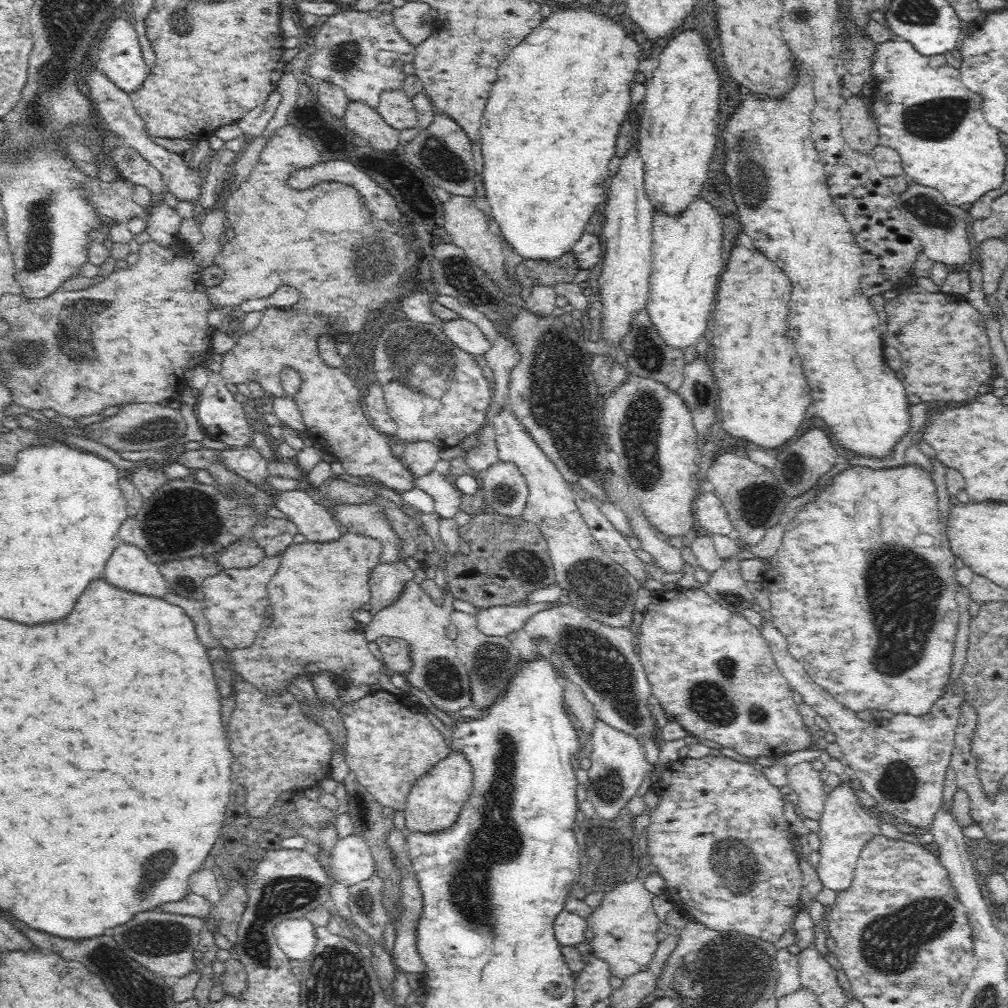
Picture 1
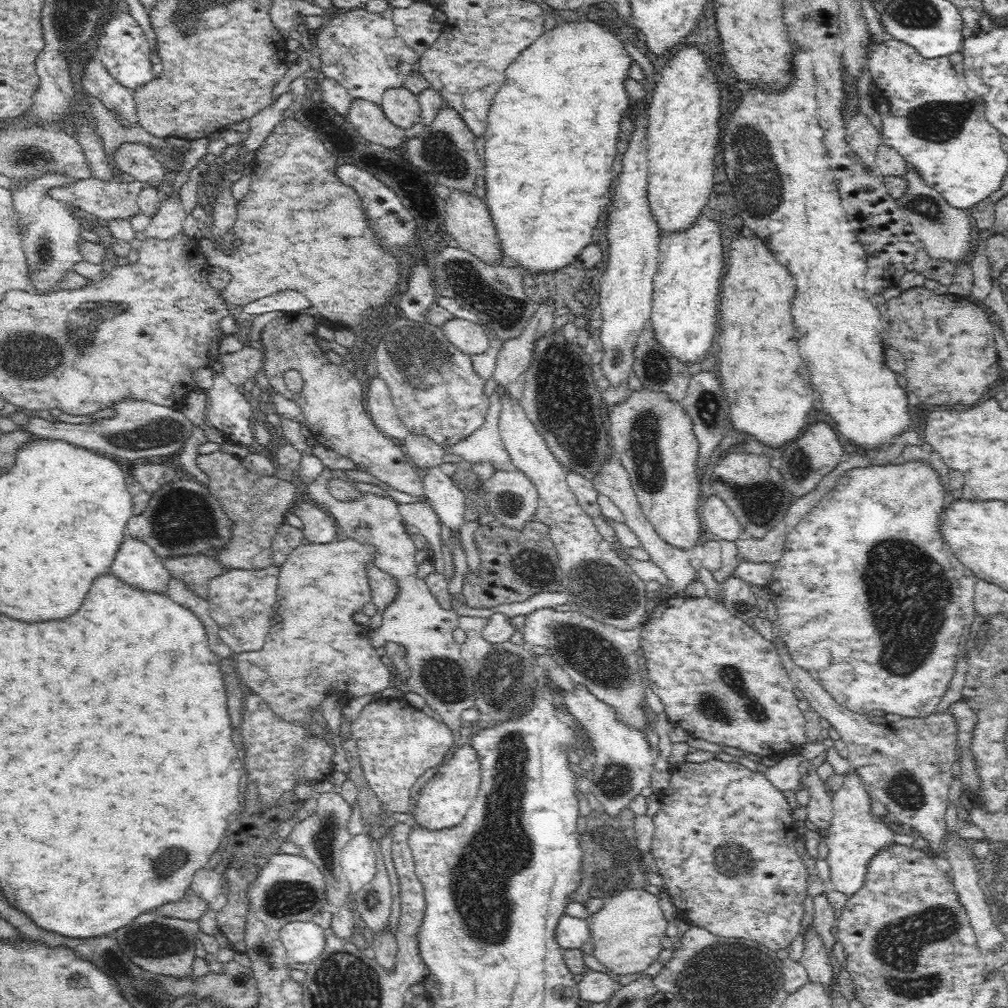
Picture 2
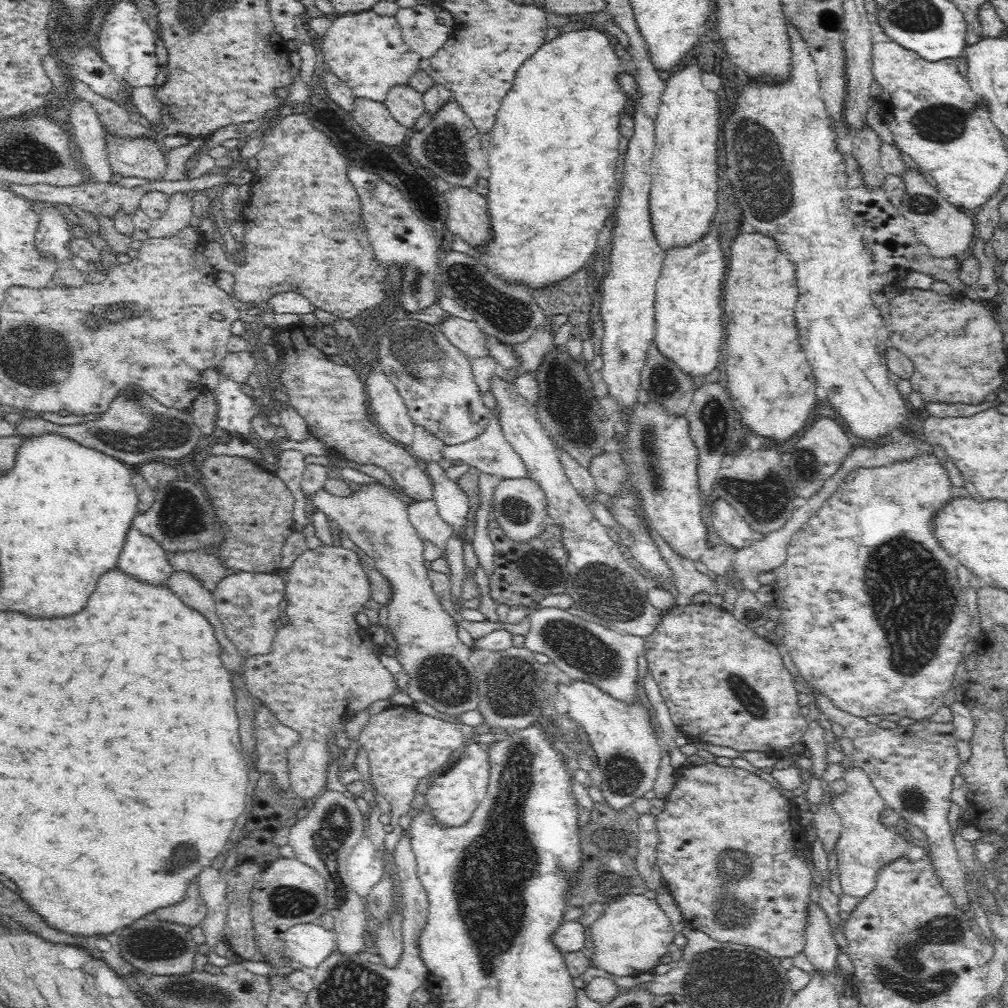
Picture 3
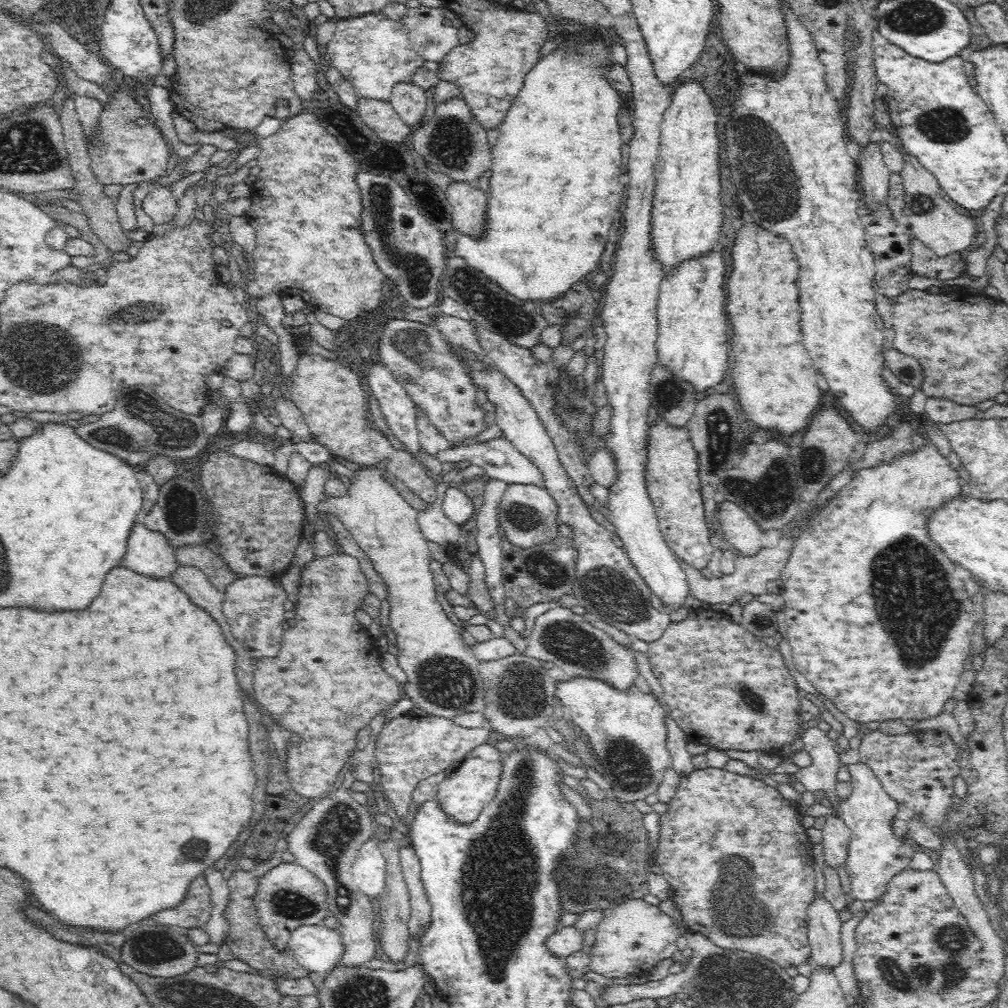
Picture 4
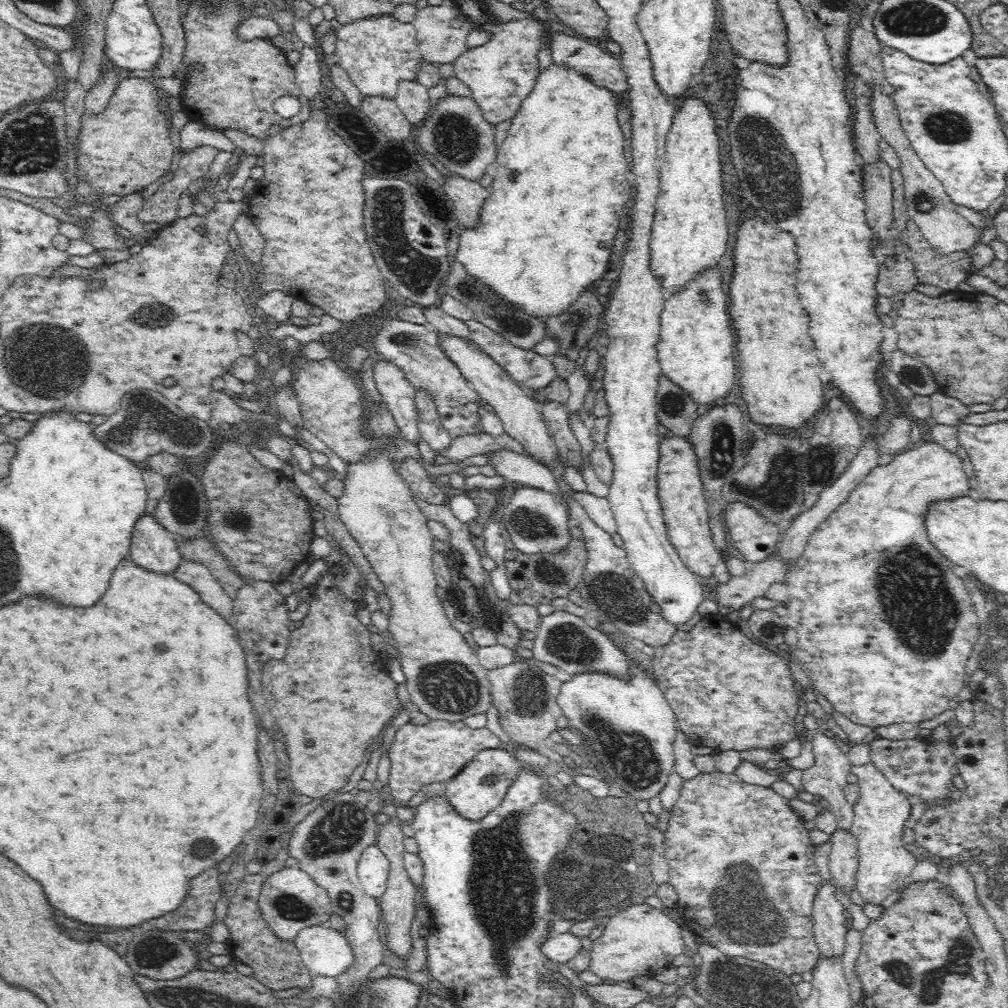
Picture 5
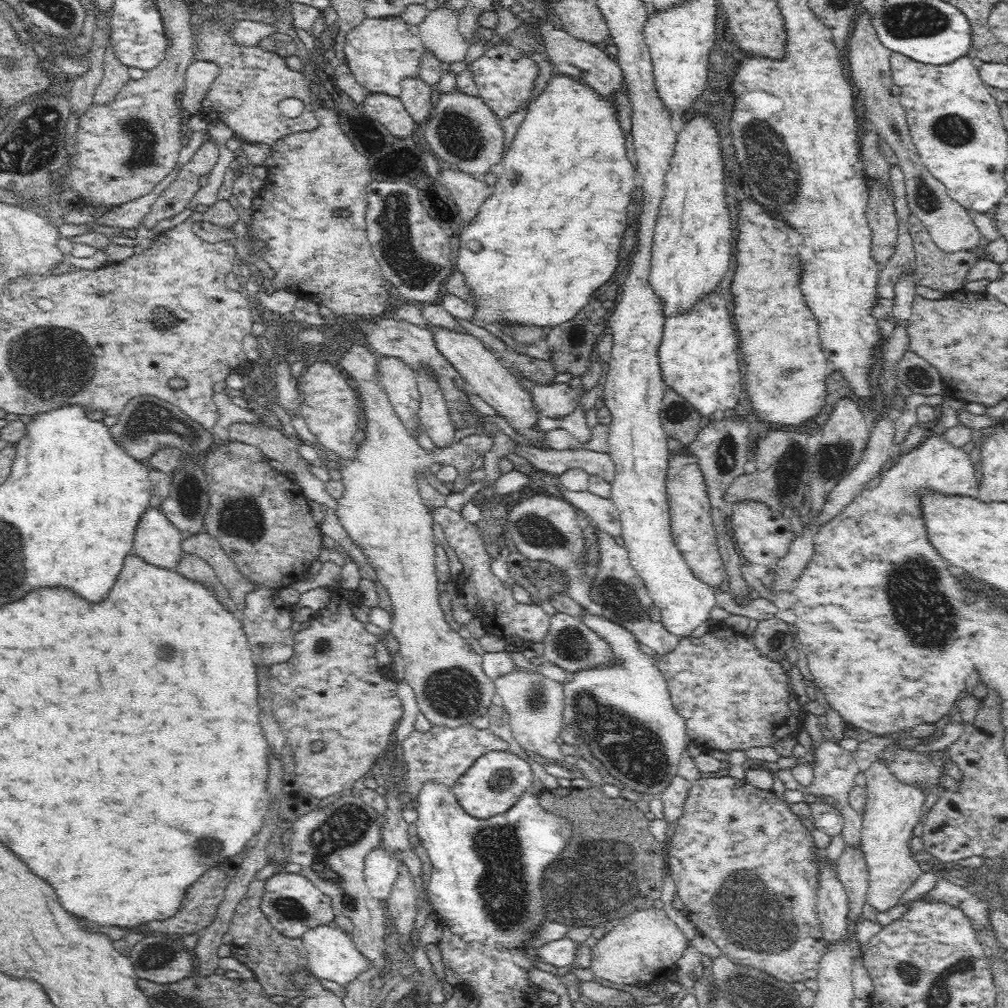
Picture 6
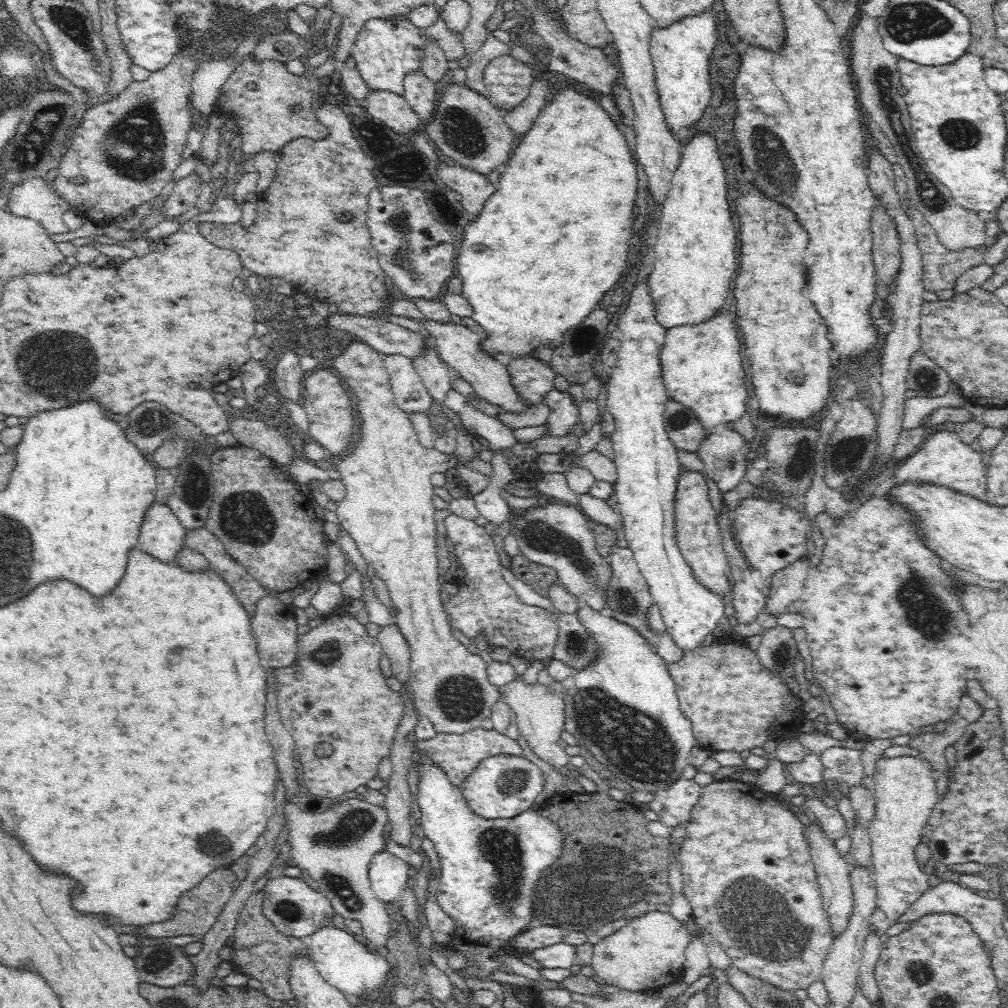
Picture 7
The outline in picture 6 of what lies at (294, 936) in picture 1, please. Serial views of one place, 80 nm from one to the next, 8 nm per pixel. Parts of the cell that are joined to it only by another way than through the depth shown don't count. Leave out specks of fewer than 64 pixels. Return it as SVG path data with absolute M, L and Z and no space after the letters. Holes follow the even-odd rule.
M333 925L316 926L308 929L300 937L306 950L306 962L309 972L316 978L331 980L343 986L346 981L353 979L367 964L366 959L356 950L348 933Z

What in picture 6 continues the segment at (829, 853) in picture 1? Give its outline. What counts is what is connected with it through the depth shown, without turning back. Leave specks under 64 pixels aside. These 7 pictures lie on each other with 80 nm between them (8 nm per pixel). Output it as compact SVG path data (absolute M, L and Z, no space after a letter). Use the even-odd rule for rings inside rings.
M880 760L862 770L862 776L867 799L862 809L859 846L868 868L865 900L878 910L886 910L900 904L906 890L923 873L912 857L909 842L914 826L925 814L926 792L898 782Z

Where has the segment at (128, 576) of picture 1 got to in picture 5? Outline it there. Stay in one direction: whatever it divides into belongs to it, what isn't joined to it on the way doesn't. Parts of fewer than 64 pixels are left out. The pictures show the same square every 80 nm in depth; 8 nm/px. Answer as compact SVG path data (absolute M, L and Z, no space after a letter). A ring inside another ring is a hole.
M146 513L143 516L144 518L140 518L136 522L136 526L134 526L126 561L152 574L171 574L171 572L174 572L178 568L182 560L180 551L178 550L180 540L177 540L174 534L156 524L151 514Z

